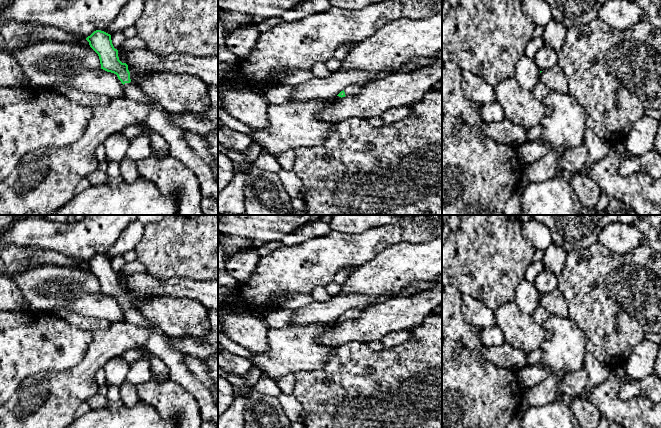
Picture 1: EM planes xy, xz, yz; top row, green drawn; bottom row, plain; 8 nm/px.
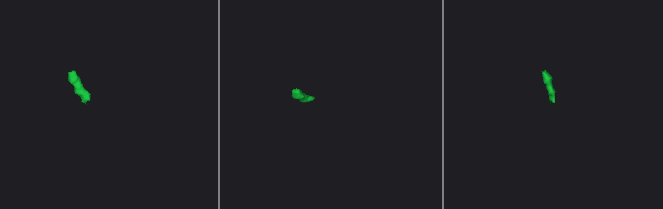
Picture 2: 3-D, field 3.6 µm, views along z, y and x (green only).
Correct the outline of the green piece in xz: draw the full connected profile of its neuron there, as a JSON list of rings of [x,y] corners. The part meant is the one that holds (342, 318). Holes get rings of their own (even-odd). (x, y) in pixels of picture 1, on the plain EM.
[[[353,308],[346,311],[343,315],[341,315],[337,320],[339,321],[345,321],[345,320],[354,320],[359,318],[363,310]]]

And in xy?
[[[96,254],[86,264],[89,266],[90,271],[98,278],[101,293],[116,298],[124,309],[124,320],[140,326],[148,325],[149,321],[142,313],[131,306],[128,289],[119,284],[118,274],[114,272],[110,258]]]

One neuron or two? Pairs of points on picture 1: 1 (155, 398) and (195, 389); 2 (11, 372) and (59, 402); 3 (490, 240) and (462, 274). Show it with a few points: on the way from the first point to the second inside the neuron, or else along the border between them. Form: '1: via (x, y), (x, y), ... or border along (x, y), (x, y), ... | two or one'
1: border along (169, 378), (194, 397), (199, 406), (199, 411) | two
2: border along (45, 372), (27, 376), (10, 398) | two
3: via (488, 248), (470, 266) | one

